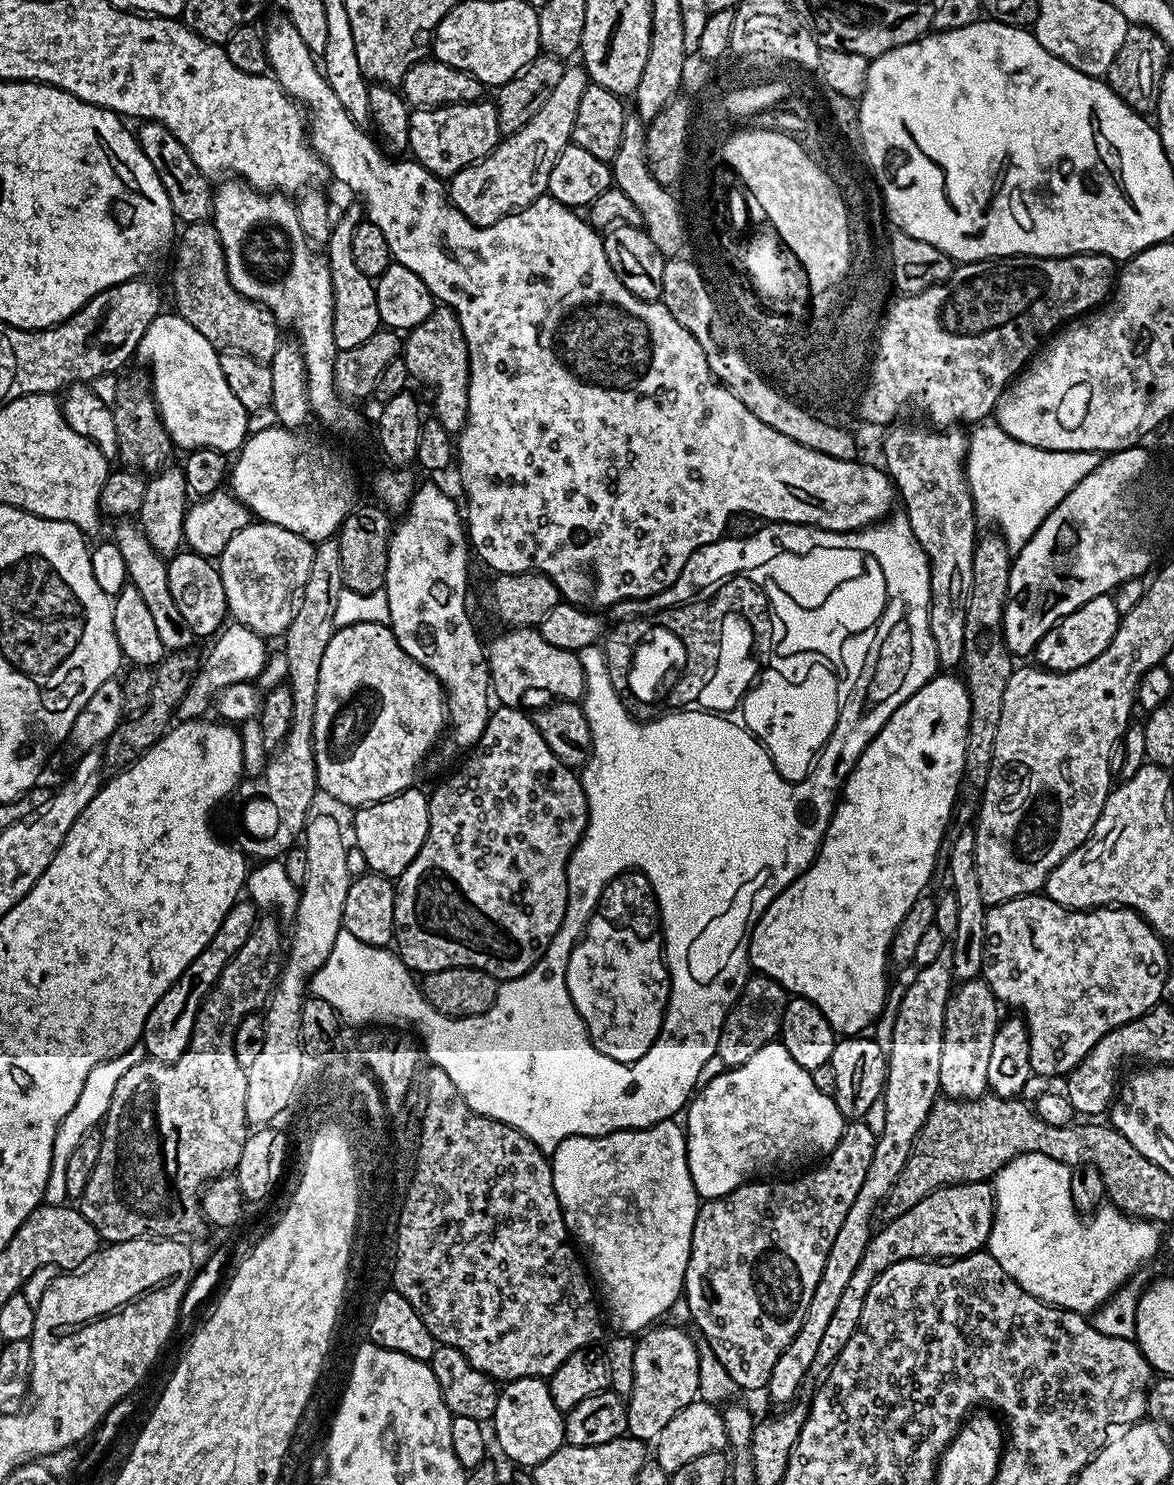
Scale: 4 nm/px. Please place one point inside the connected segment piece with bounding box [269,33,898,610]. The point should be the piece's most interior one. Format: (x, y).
(600, 450)

